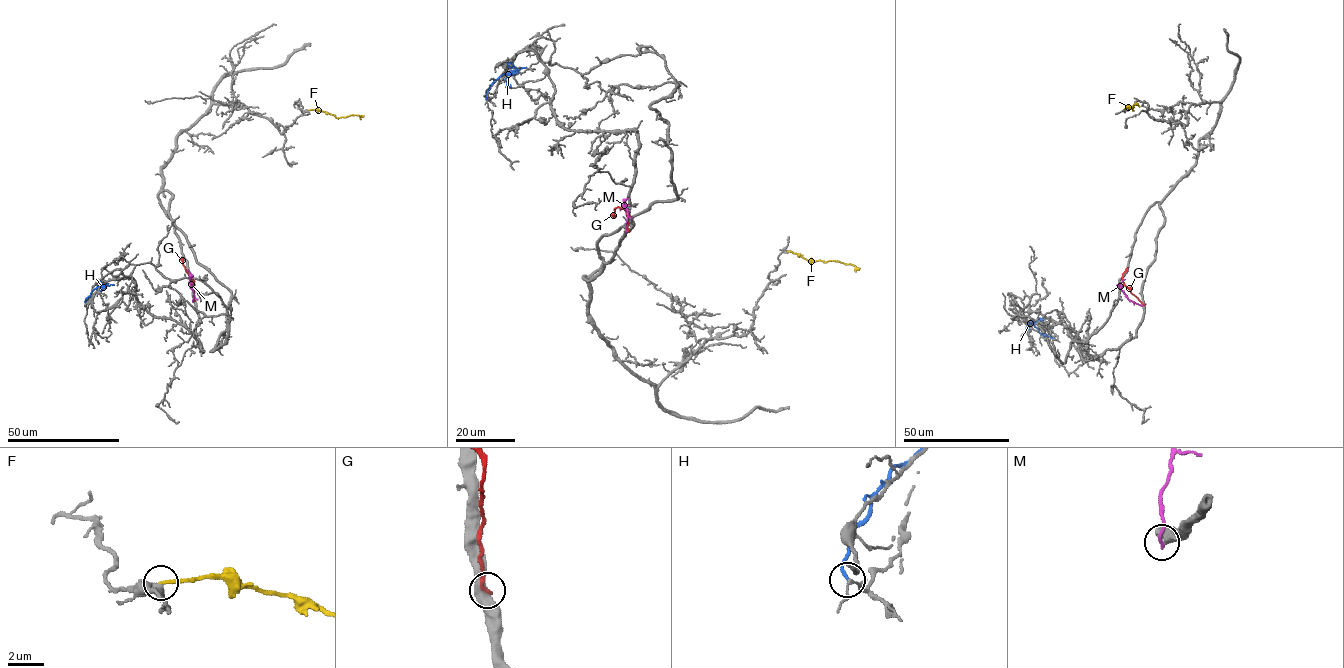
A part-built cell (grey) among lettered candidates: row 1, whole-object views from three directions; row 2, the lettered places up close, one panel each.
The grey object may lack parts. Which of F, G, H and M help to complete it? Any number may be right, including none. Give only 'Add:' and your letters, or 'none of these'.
Add: none of these

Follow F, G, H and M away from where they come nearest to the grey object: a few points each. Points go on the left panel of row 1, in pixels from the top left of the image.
F: (308, 110), (323, 111), (337, 118), (360, 115), (361, 119)
G: (195, 301), (194, 283), (181, 257)
H: (85, 302), (92, 291), (107, 285), (101, 290)
M: (193, 301), (190, 272), (187, 270)

